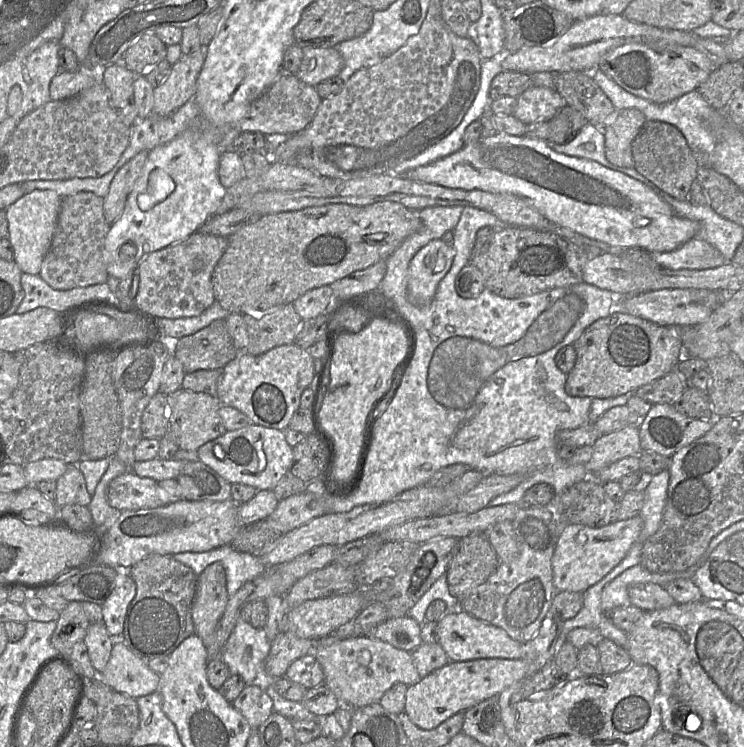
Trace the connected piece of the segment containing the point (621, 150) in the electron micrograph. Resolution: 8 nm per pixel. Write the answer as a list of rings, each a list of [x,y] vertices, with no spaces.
[[[634,108],[618,110],[603,127],[605,155],[616,166],[632,168],[632,142],[646,122],[644,114]]]

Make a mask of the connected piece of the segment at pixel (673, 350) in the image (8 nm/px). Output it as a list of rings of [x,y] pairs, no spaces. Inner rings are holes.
[[[614,310],[609,316],[601,318],[585,329],[573,344],[577,358],[573,369],[567,374],[566,394],[573,397],[612,398],[632,394],[643,385],[676,370],[685,356],[683,345],[673,328],[661,326],[643,318]]]

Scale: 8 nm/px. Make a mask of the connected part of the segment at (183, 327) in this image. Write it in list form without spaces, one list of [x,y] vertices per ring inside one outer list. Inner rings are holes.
[[[214,302],[213,305],[198,316],[177,319],[156,318],[156,320],[161,333],[160,338],[175,341],[183,336],[199,331],[214,320],[226,320],[229,314],[228,310],[224,309],[218,302]]]

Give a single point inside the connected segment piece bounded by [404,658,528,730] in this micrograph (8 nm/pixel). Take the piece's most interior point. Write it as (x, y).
(456, 687)

